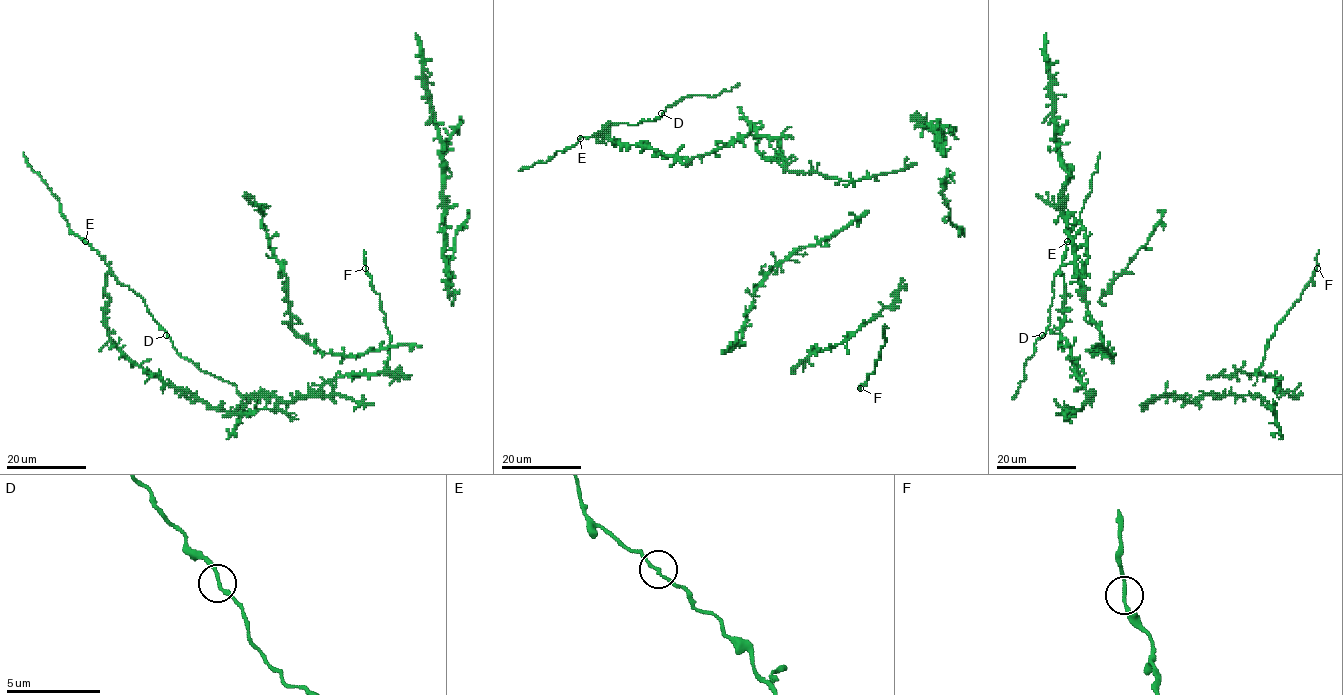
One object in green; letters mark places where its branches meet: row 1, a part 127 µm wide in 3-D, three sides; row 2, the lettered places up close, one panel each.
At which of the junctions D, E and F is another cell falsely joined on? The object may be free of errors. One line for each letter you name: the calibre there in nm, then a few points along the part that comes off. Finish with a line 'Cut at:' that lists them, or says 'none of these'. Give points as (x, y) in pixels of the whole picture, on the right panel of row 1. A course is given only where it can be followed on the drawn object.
Cut at: none of these

